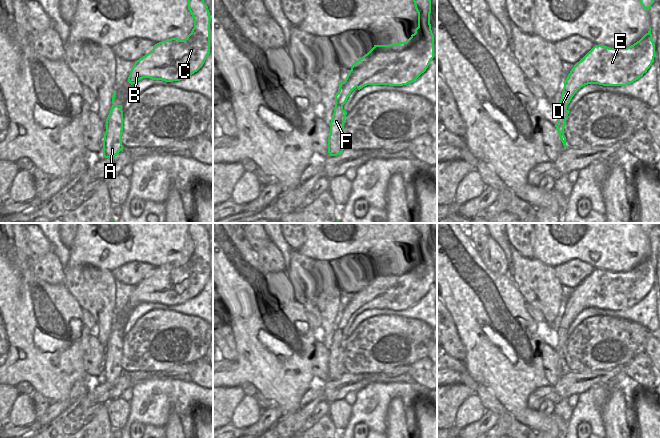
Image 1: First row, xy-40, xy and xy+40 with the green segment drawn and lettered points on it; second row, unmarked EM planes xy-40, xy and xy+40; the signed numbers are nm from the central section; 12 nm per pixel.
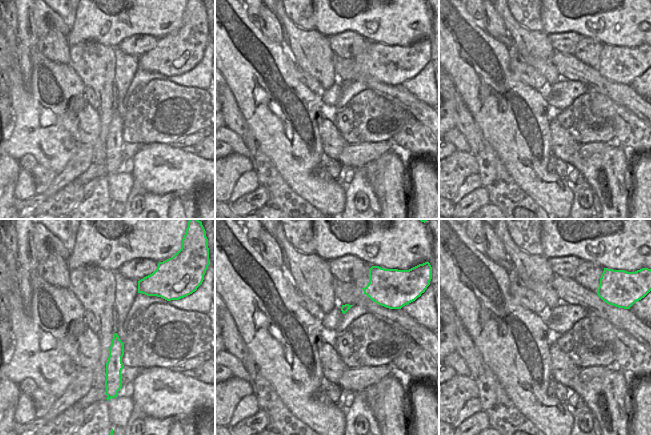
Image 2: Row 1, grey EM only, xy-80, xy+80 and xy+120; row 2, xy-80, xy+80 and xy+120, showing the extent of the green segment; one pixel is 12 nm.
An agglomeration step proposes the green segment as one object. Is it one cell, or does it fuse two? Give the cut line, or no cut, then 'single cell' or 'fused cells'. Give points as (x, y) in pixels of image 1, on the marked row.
no cut; single cell

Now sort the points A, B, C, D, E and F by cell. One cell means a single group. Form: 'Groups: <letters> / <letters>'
Groups: A B C D E F.

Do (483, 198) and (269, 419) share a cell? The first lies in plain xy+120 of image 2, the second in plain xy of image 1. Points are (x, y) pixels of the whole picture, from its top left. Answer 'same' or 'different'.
same

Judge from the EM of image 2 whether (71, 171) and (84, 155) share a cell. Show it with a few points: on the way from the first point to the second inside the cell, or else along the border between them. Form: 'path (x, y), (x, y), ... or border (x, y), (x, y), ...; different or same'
path (75, 168), (82, 159); same

